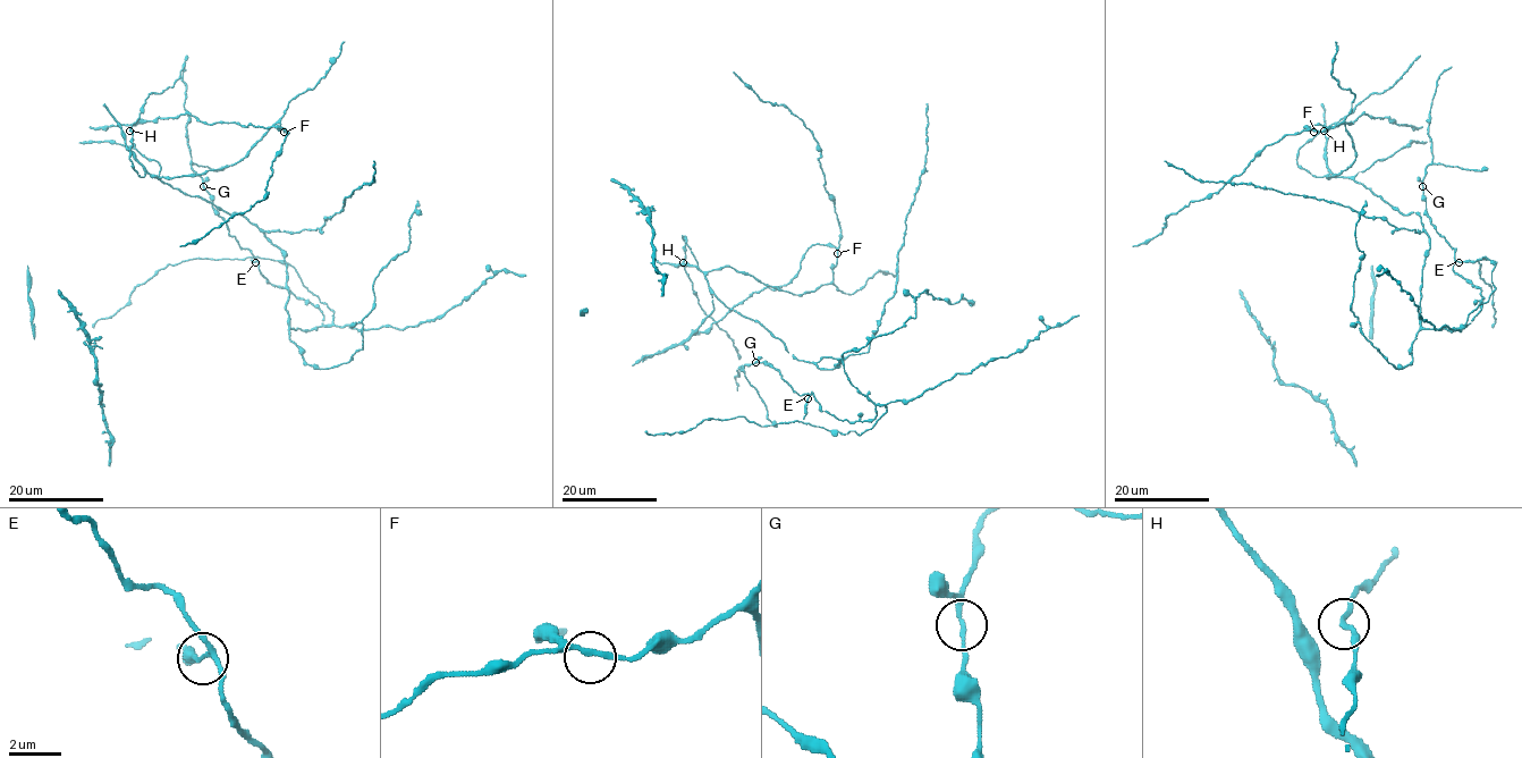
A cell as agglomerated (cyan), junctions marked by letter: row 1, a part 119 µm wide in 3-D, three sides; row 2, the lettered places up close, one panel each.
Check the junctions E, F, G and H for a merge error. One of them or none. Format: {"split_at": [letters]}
{"split_at": []}

